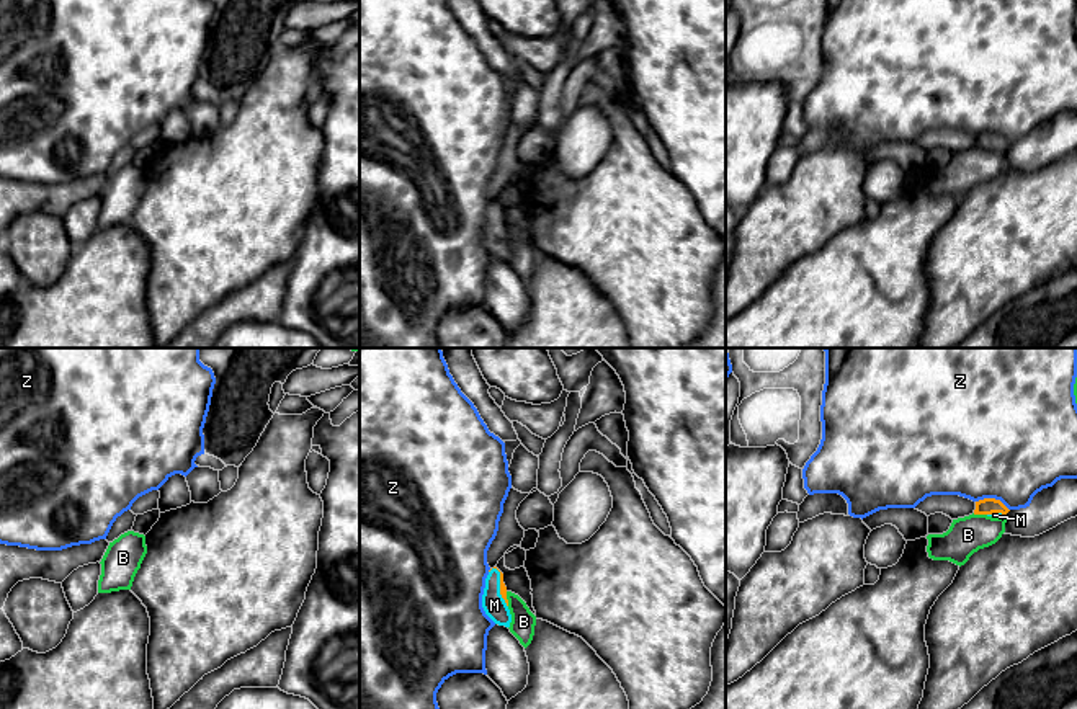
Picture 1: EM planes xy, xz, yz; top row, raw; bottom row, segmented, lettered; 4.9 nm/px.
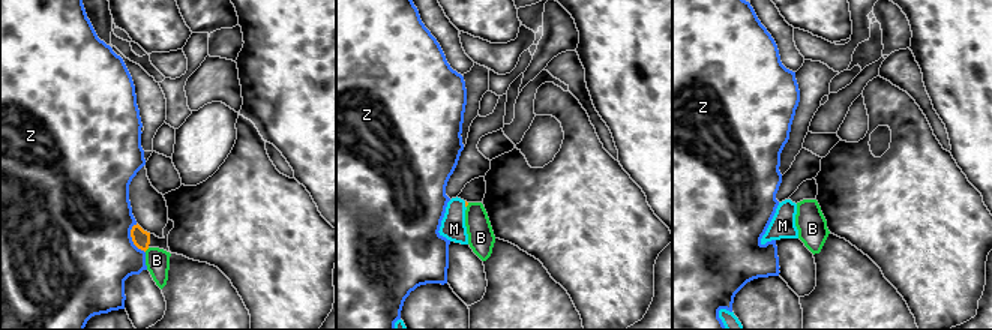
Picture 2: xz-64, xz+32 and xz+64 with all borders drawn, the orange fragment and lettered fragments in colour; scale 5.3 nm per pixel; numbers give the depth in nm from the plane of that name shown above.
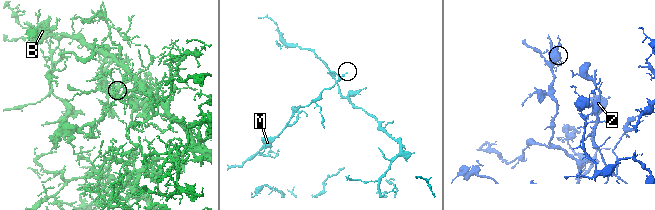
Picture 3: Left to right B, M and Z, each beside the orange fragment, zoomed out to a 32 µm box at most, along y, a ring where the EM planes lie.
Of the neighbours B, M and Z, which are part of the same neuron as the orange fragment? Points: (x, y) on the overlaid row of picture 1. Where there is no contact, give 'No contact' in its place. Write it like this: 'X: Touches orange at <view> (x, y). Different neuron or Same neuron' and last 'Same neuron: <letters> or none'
B: Touches orange at yz (979, 513). Different neuron
M: Touches orange at xz (500, 587). Same neuron
Z: Touches orange at yz (992, 499). Different neuron
Same neuron: M

